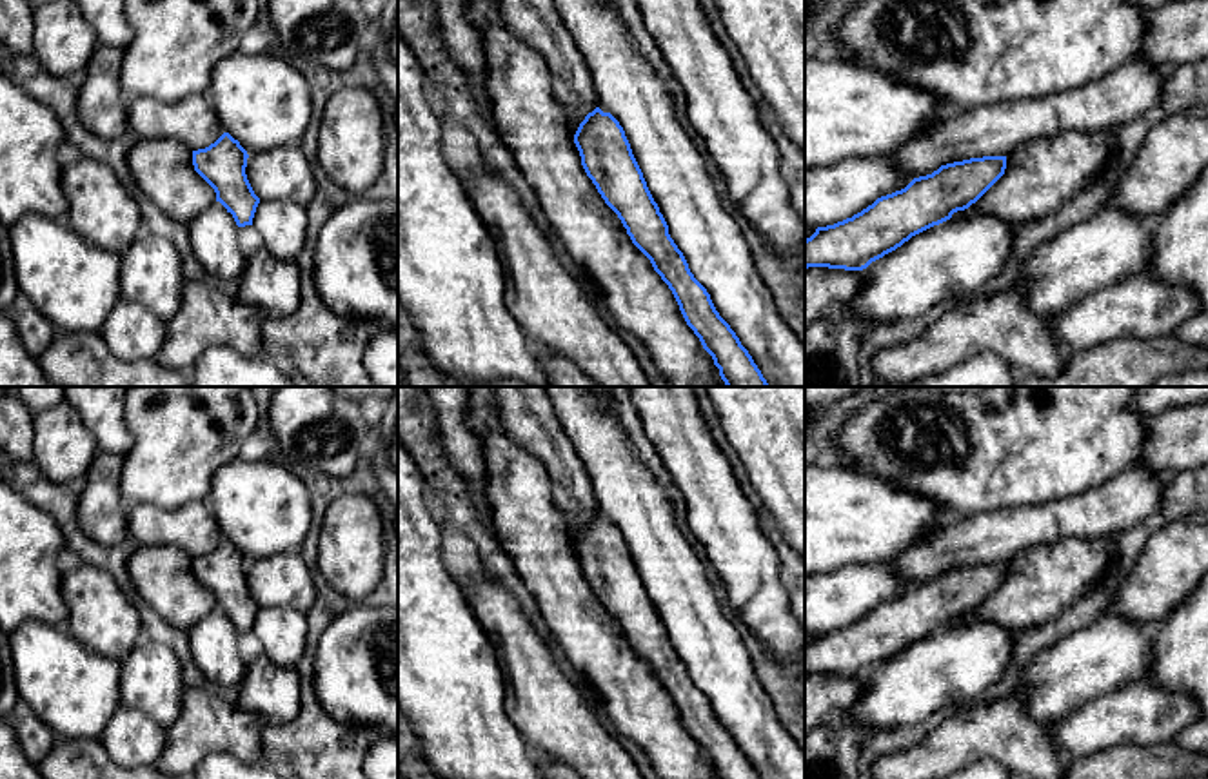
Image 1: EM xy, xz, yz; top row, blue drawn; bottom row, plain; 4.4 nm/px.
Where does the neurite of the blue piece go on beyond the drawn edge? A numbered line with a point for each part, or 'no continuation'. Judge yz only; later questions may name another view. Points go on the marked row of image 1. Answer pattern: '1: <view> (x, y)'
no continuation

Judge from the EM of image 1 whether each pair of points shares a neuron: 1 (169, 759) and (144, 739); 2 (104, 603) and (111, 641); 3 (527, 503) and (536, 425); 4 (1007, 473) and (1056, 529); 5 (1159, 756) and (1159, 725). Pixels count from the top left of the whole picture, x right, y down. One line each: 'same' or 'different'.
1: different
2: same
3: different
4: different
5: different

